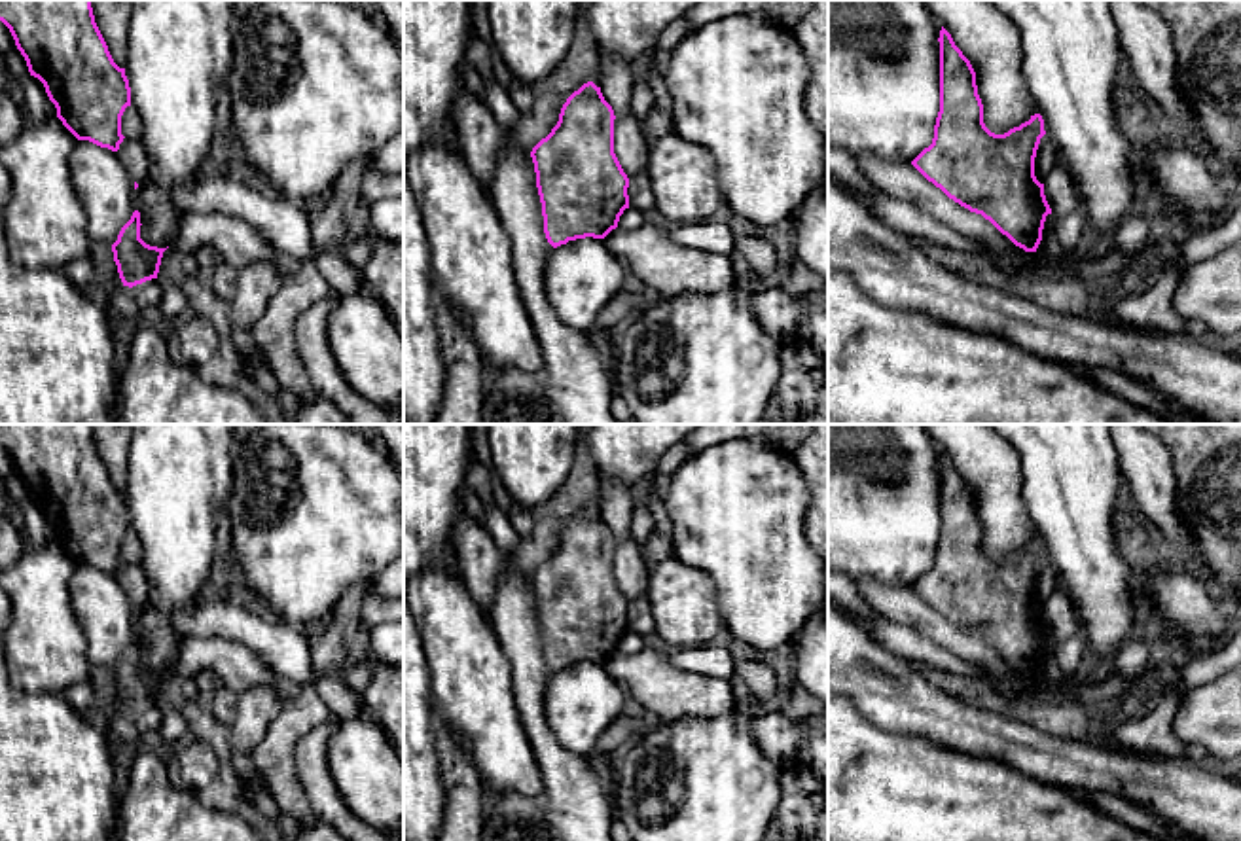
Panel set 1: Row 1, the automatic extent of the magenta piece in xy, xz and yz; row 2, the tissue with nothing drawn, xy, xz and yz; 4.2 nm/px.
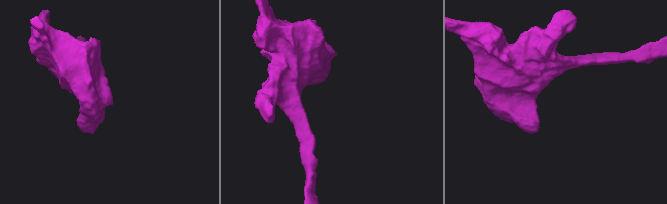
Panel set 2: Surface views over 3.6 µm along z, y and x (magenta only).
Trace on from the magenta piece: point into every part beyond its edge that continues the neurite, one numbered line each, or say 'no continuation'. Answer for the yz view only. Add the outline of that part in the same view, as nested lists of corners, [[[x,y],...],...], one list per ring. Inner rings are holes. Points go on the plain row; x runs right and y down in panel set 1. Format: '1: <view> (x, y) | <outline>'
no continuation

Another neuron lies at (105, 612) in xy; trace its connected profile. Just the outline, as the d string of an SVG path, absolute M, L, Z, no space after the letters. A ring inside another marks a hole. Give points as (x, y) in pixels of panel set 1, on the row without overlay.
M78 564L68 593L87 640L89 663L112 671L135 636L135 604L116 576L89 564Z

